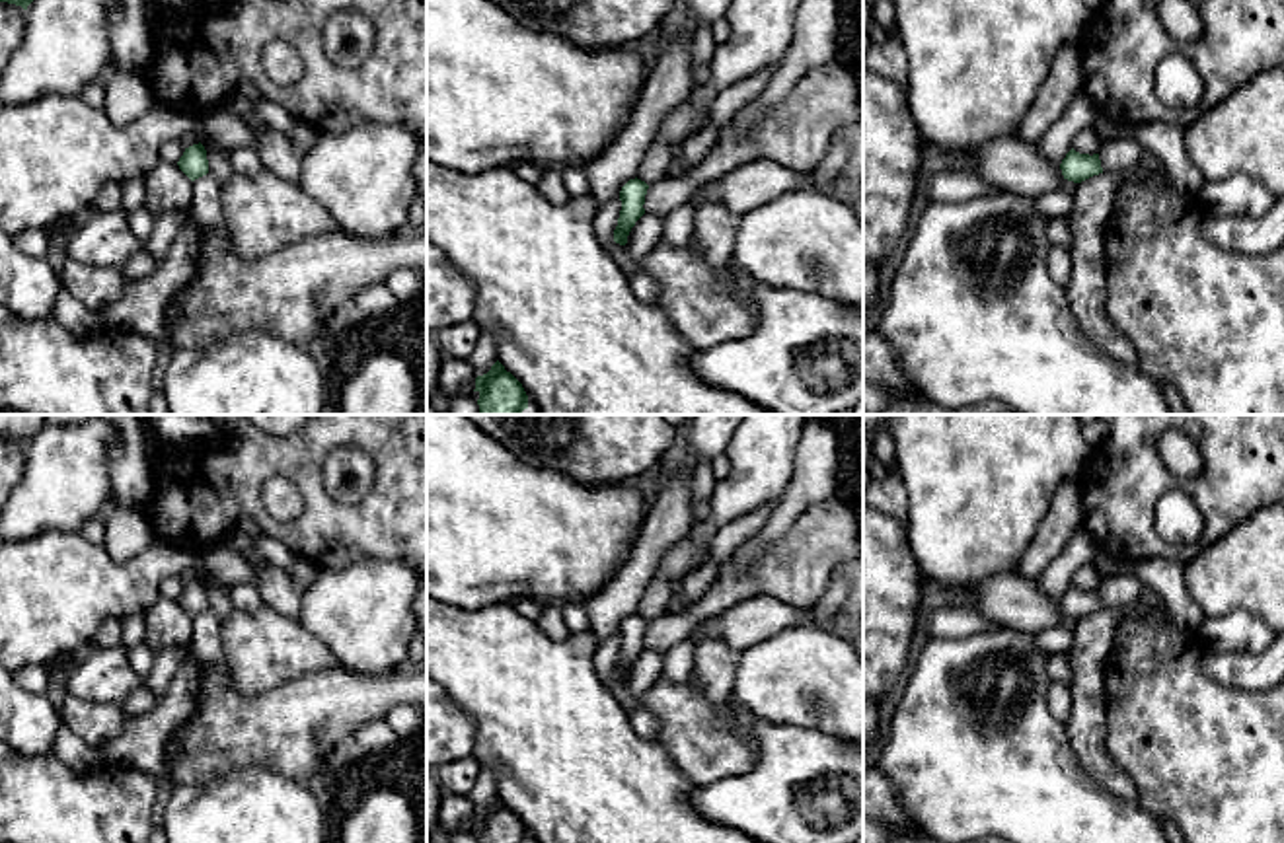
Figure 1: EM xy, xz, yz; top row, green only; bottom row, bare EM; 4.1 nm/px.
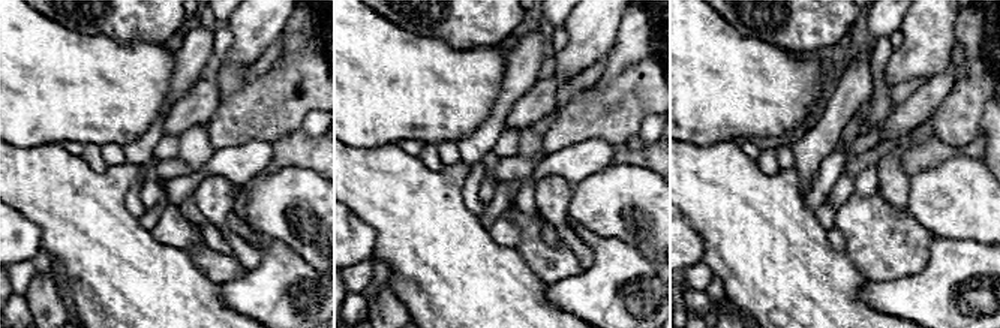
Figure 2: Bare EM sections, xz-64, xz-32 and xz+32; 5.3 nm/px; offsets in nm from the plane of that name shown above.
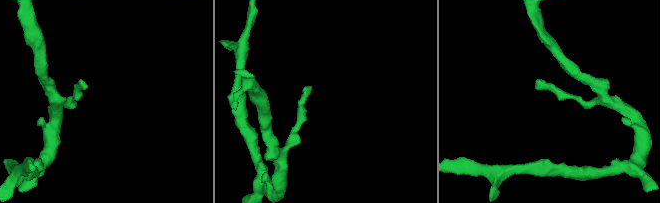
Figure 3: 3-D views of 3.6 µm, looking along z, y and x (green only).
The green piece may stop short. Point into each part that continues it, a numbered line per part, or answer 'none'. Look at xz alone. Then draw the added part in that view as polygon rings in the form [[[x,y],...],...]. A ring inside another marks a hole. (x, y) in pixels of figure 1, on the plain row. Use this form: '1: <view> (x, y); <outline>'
none

